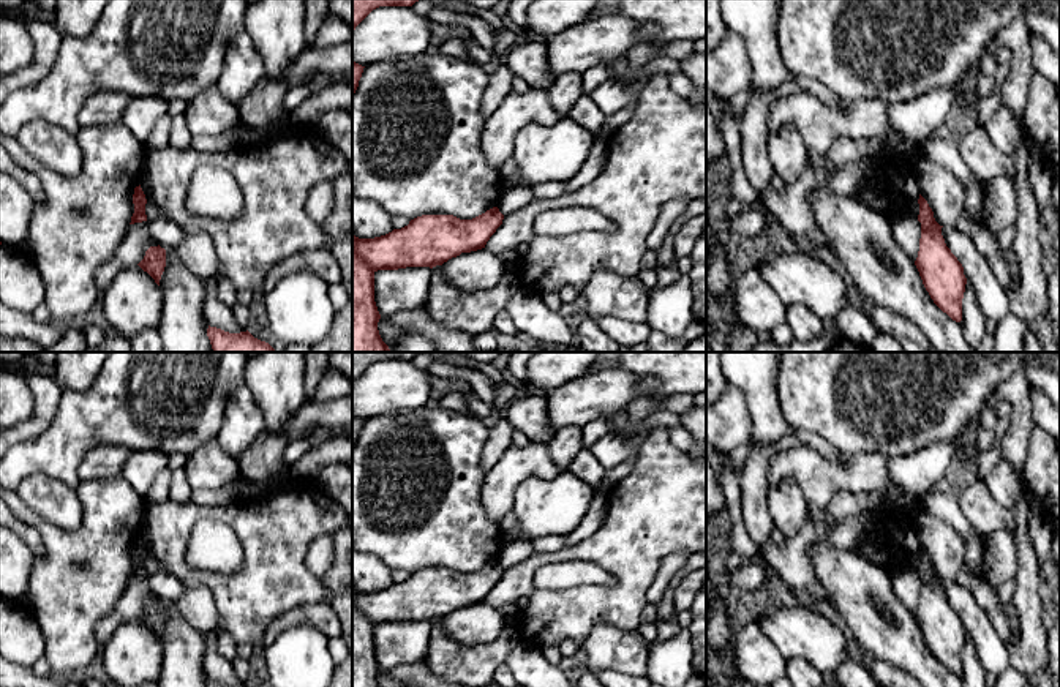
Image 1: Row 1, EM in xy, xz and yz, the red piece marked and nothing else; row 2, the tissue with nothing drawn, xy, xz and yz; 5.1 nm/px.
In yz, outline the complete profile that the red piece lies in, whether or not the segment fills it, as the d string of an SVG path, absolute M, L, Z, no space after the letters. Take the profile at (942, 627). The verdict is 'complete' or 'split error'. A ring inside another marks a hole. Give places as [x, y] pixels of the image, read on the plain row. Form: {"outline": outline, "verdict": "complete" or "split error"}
{"outline": "M921 548L918 557L921 592L915 619L934 657L953 674L960 676L967 638L964 621L946 600L942 589L943 580L935 575L932 562Z", "verdict": "complete"}

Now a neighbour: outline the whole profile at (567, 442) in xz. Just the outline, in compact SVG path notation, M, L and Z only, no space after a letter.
M581 428L556 430L553 439L548 442L550 456L561 471L567 471L583 449Z

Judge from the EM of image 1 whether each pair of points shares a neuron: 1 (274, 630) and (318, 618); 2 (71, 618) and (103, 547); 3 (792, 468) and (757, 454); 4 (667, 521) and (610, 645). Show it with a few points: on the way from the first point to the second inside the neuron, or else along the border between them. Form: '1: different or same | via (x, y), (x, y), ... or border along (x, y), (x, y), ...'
1: same | via (285, 619), (307, 616)
2: same | via (71, 600), (71, 589), (92, 569), (92, 564)
3: different | border along (808, 447), (781, 452), (771, 461), (768, 490)
4: different | border along (635, 629), (597, 624), (583, 641)

